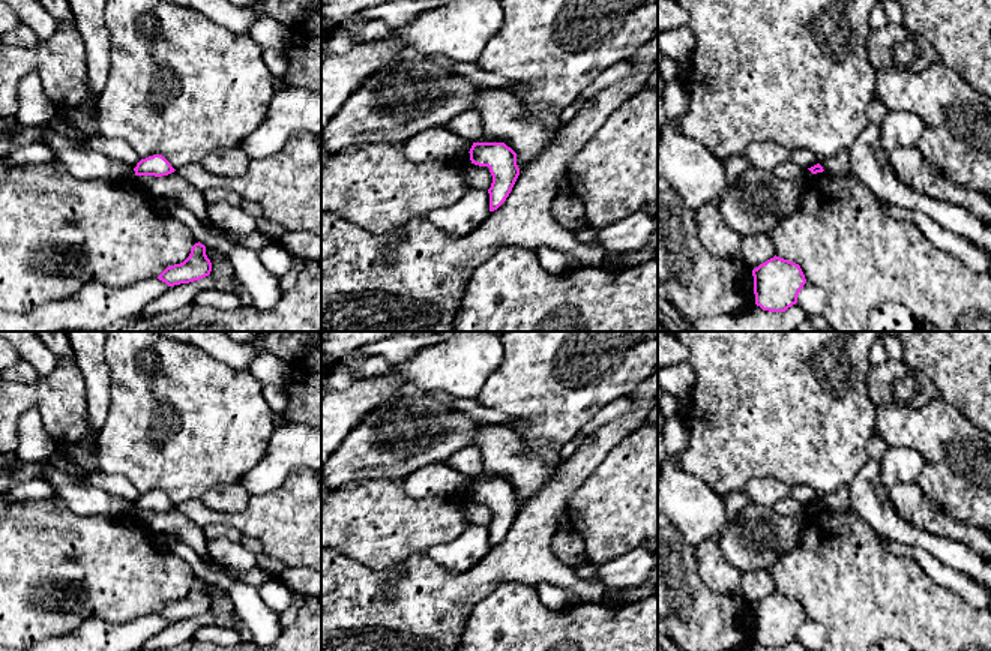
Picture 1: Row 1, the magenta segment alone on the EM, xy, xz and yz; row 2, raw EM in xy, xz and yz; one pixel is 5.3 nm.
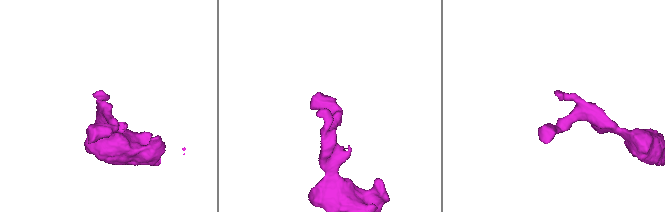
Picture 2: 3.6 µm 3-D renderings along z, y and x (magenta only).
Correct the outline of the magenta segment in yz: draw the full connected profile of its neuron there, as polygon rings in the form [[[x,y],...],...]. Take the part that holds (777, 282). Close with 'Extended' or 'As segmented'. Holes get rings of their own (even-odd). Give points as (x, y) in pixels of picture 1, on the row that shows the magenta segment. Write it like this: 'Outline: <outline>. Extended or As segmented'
Outline: [[[773,256],[752,270],[755,304],[769,312],[785,312],[797,303],[806,284],[799,264]]]. As segmented

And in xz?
Outline: [[[473,142],[468,153],[471,164],[489,168],[489,212],[494,212],[506,201],[520,176],[517,153],[505,142]]]. As segmented

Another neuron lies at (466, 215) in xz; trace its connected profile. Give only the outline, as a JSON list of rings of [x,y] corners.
[[[468,189],[455,204],[435,208],[428,219],[440,231],[458,237],[474,231],[489,214],[488,190]]]

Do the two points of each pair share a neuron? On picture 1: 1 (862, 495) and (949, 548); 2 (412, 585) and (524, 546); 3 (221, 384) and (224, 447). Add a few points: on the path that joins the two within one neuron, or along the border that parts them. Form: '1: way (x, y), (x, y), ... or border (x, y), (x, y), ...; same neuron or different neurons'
1: way (883, 516), (895, 528), (928, 542); same neuron
2: way (440, 585), (473, 585), (496, 569); same neuron
3: way (224, 399), (224, 432); same neuron

